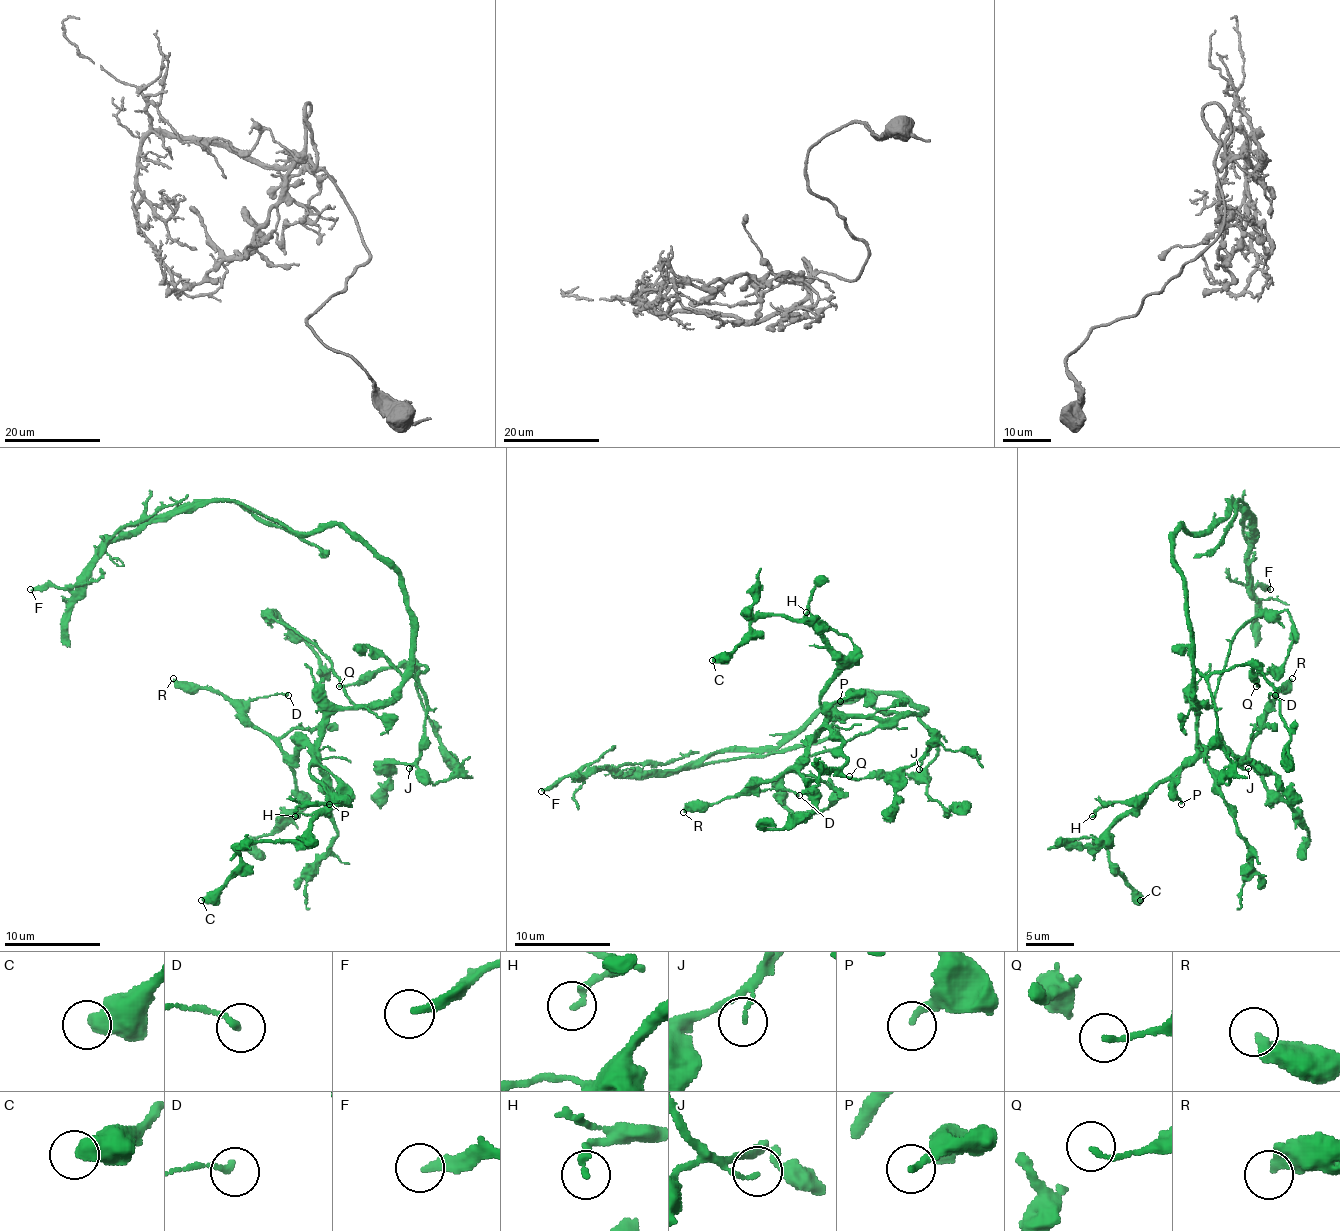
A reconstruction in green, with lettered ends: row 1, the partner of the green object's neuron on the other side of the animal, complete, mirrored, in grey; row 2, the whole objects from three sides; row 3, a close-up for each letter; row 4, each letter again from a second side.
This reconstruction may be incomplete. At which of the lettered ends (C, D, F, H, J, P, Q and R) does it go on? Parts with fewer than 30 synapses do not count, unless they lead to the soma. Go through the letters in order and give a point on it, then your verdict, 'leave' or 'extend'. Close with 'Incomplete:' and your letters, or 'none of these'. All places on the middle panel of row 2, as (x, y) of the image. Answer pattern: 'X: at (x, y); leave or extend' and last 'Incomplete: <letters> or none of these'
C: at (712, 660); leave
D: at (799, 795); leave
F: at (541, 791); leave
H: at (806, 612); leave
J: at (919, 769); leave
P: at (840, 701); leave
Q: at (849, 776); leave
R: at (683, 812); leave
Incomplete: none of these

